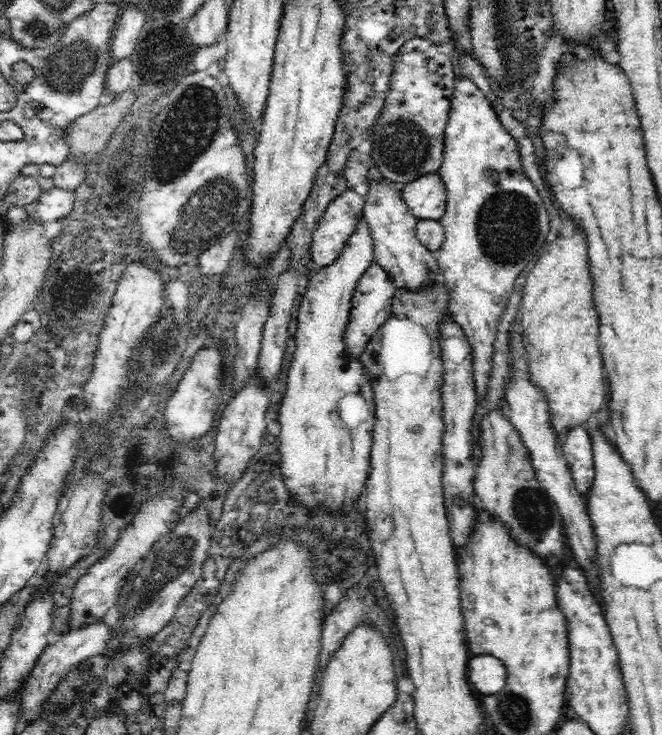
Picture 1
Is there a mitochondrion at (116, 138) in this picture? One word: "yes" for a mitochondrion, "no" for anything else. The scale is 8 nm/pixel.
no

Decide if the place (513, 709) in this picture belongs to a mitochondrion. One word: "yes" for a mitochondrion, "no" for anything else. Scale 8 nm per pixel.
yes

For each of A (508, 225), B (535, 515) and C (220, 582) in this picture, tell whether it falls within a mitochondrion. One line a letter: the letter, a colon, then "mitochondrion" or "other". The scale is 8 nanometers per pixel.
A: mitochondrion
B: mitochondrion
C: other

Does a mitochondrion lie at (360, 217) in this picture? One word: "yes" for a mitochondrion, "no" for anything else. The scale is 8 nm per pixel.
no

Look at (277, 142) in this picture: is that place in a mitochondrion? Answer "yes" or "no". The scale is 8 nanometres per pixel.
no

